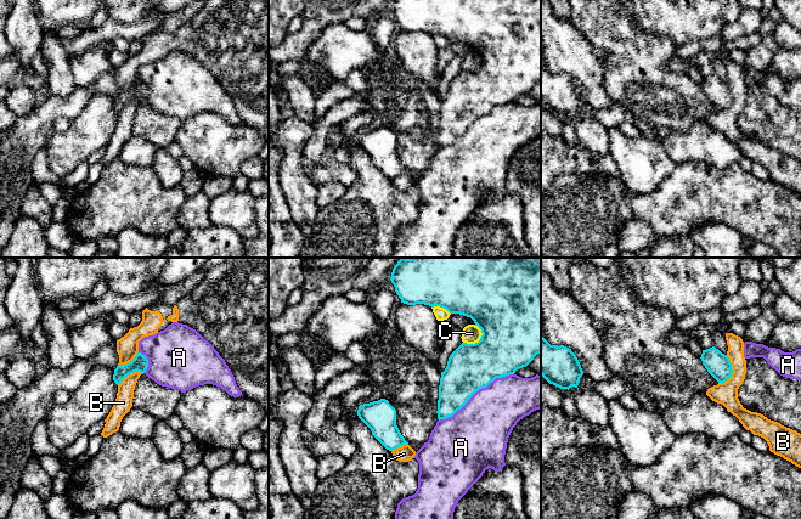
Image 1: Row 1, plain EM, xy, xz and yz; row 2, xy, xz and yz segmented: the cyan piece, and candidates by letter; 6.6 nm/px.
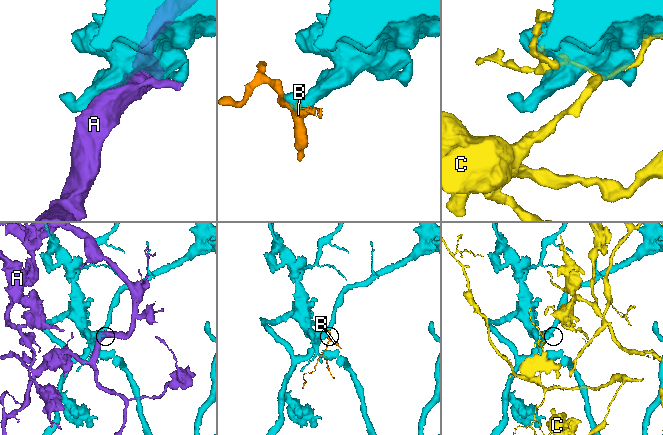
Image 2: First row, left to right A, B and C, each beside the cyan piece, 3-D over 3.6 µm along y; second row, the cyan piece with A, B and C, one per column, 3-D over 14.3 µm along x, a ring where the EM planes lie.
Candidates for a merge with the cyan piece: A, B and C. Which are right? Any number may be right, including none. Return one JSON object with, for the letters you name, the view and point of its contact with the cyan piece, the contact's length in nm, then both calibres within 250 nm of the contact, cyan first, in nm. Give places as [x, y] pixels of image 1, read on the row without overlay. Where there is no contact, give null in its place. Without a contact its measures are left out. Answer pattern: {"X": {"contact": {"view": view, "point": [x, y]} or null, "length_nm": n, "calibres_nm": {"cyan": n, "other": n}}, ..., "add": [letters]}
{"add": []}

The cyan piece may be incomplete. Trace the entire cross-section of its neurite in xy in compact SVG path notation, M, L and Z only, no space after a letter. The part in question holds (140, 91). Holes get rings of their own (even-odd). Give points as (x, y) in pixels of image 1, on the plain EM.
M137 80L137 83L131 90L117 94L117 96L114 97L113 108L117 113L119 113L125 105L136 98L143 102L147 95L148 95L147 85L141 80Z

